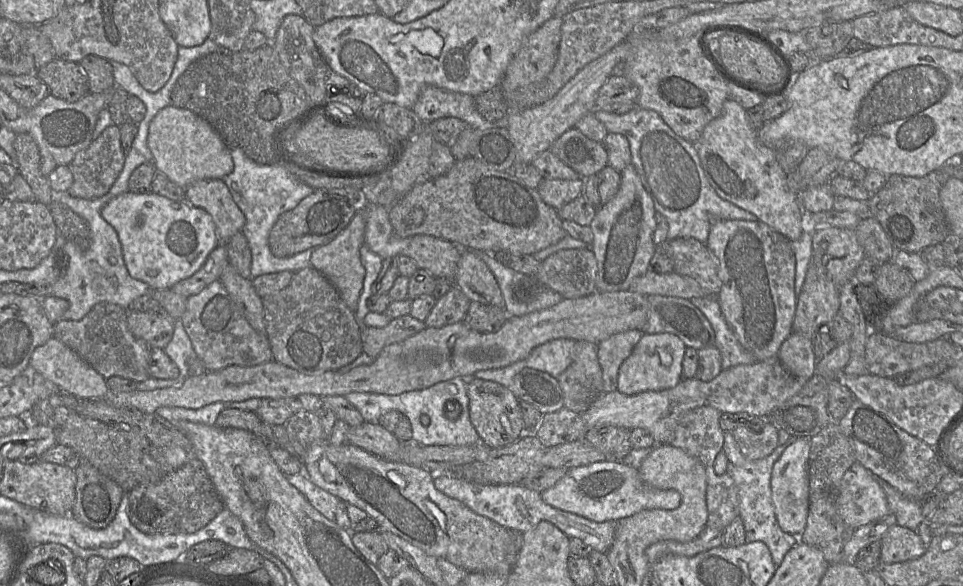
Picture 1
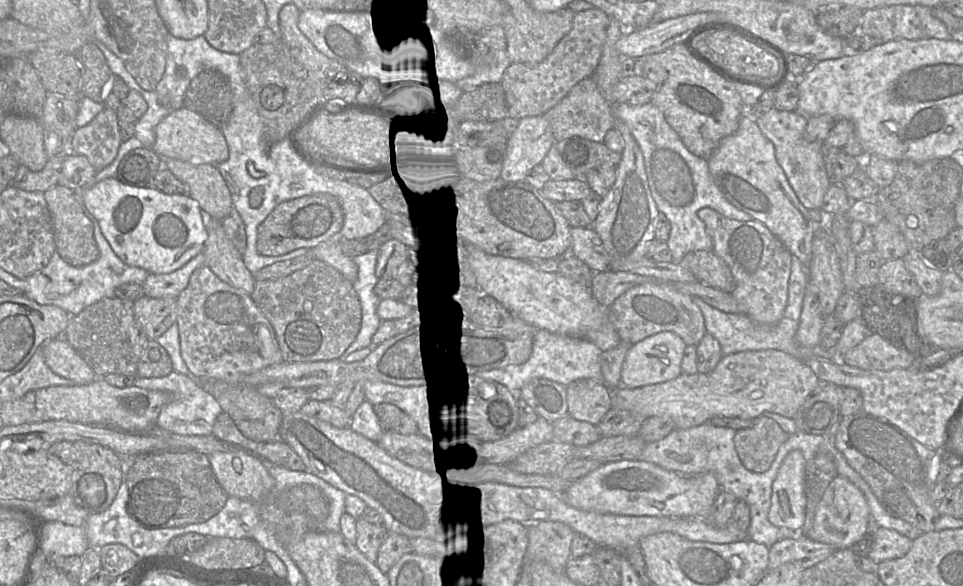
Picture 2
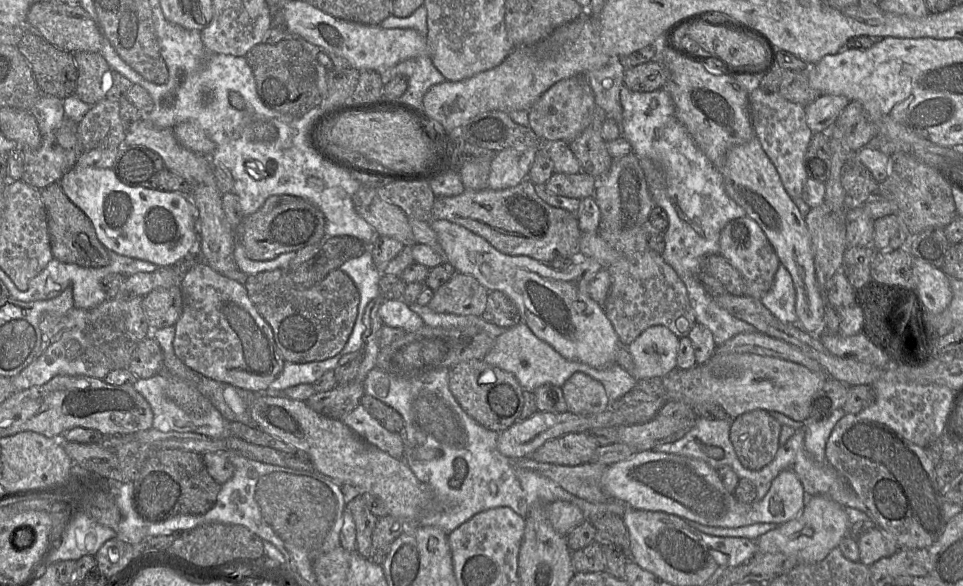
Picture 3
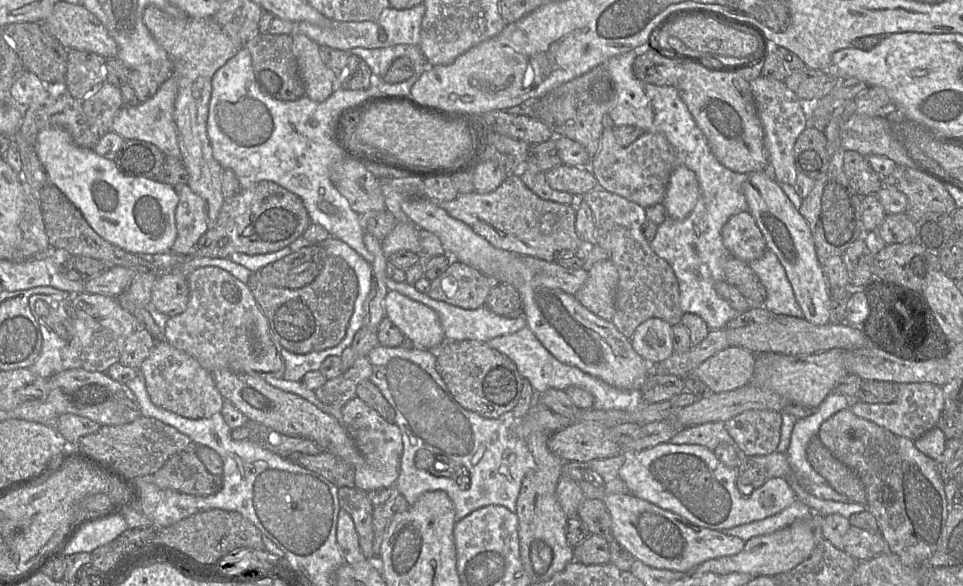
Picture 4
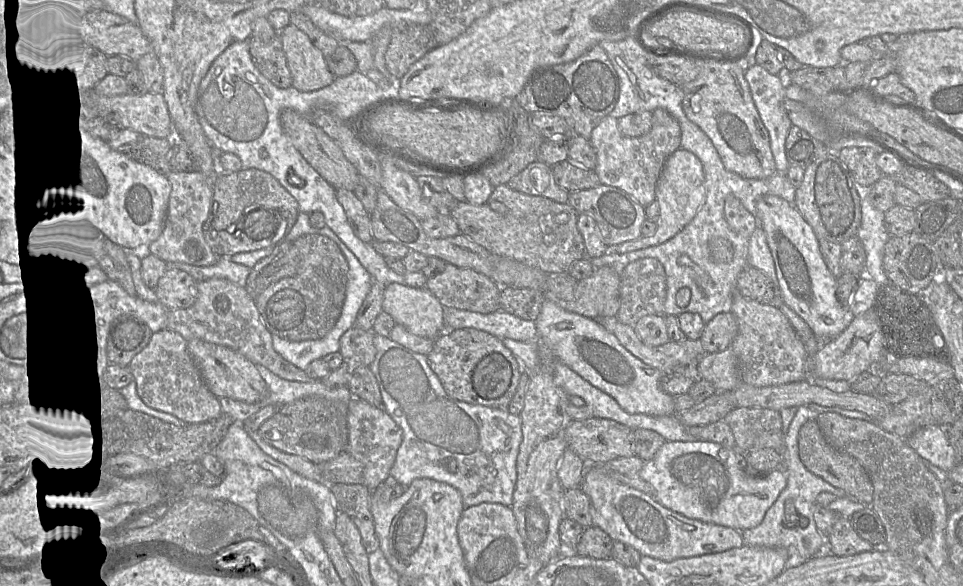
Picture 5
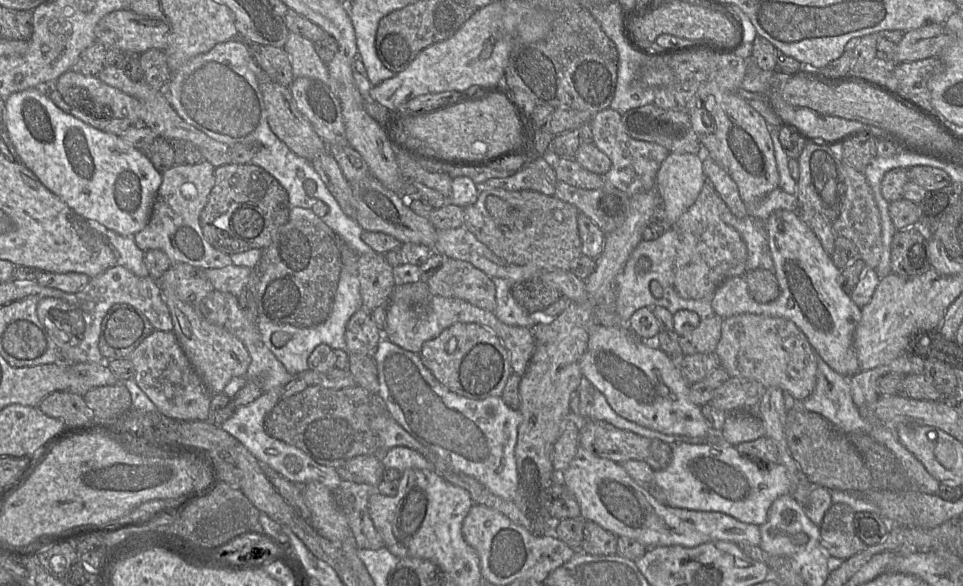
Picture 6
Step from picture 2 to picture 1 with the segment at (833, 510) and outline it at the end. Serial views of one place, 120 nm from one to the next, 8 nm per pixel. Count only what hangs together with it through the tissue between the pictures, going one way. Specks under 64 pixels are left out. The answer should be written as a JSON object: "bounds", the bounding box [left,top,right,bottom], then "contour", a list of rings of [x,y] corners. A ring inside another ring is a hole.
{"bounds":[839,461,889,529],"contour":[[[856,461],[842,478],[839,515],[847,525],[858,529],[889,513],[879,479]]]}

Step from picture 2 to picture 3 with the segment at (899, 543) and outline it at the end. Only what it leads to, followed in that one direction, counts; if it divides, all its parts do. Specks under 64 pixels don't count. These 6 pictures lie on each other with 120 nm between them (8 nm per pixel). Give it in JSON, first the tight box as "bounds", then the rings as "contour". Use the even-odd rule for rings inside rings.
{"bounds":[857,527,899,566],"contour":[[[879,527],[872,528],[857,541],[860,562],[870,566],[881,558],[895,554],[899,547],[894,538]]]}

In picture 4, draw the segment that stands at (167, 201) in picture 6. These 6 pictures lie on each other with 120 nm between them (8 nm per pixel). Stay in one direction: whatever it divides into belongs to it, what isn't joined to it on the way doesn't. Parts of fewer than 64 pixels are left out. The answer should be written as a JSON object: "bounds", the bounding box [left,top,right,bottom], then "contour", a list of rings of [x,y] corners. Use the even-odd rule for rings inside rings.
{"bounds":[168,184,208,255],"contour":[[[188,184],[178,185],[175,191],[178,204],[175,210],[176,239],[168,252],[188,255],[208,230],[205,205]]]}

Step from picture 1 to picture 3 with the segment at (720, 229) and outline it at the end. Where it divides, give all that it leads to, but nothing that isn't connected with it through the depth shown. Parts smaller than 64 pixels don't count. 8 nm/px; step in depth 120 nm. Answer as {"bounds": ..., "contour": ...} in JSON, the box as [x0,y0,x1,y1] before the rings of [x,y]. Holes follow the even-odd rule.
{"bounds":[719,215,780,300],"contour":[[[745,215],[729,221],[720,233],[719,253],[742,275],[746,285],[745,296],[761,300],[763,295],[771,289],[780,260],[765,233],[753,219]]]}

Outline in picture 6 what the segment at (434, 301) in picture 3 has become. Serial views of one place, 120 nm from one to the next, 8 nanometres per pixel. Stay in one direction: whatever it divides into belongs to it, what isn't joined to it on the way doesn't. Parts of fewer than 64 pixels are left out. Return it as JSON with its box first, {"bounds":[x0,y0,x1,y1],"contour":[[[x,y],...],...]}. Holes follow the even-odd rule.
{"bounds":[426,259,497,312],"contour":[[[445,259],[440,269],[426,283],[432,295],[460,299],[485,311],[495,312],[497,304],[494,282],[484,272],[468,262]]]}

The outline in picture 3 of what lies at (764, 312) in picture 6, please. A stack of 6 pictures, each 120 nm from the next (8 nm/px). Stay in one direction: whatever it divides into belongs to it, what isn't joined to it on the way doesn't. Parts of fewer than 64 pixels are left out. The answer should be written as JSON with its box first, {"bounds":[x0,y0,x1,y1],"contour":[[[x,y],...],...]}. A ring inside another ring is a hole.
{"bounds":[719,136,826,335],"contour":[[[754,136],[747,143],[732,147],[726,154],[723,167],[719,170],[728,196],[761,227],[780,264],[791,274],[796,291],[797,324],[810,335],[821,335],[824,333],[826,302],[816,279],[810,234],[804,217],[786,192],[774,164],[763,150],[759,139]]]}

